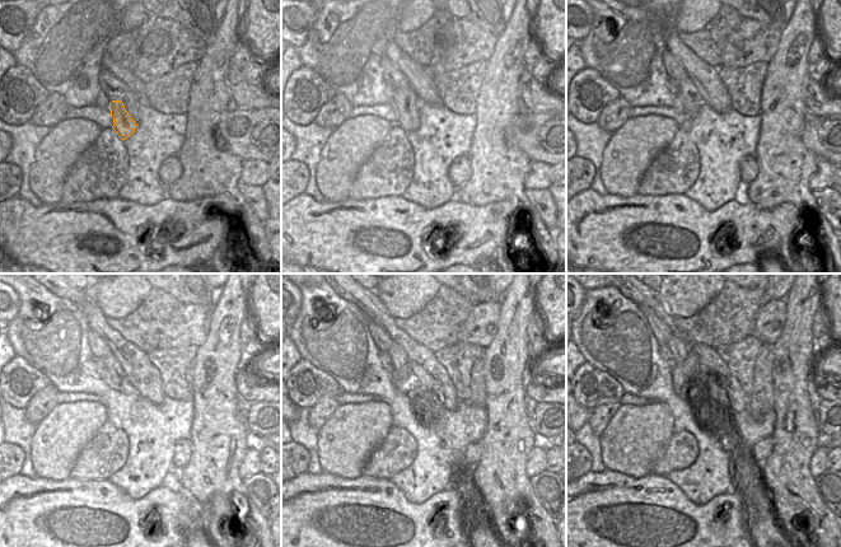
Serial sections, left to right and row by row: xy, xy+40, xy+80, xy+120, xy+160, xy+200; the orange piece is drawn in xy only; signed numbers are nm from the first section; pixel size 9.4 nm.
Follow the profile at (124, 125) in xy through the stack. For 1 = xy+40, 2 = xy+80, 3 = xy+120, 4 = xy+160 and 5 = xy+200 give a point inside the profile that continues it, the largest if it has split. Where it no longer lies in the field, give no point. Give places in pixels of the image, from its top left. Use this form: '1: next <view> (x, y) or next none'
1: next xy+40 (406, 103)
2: next xy+80 (690, 101)
3: next xy+120 (116, 378)
4: next xy+160 (396, 353)
5: next xy+200 (681, 351)

